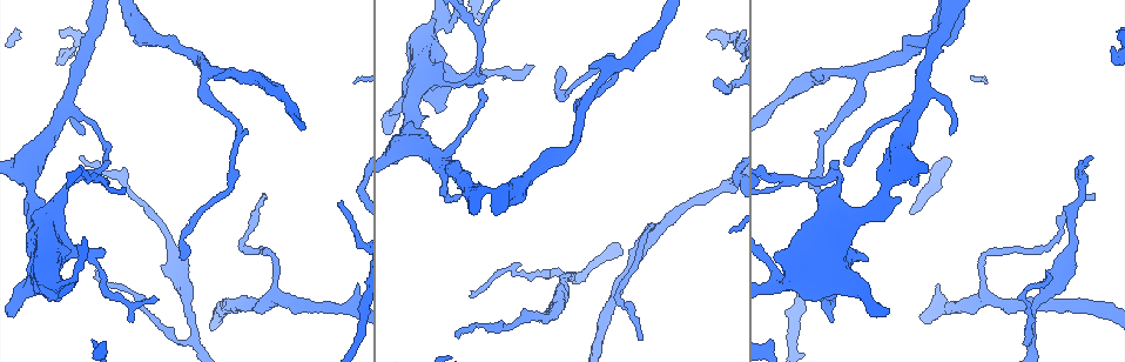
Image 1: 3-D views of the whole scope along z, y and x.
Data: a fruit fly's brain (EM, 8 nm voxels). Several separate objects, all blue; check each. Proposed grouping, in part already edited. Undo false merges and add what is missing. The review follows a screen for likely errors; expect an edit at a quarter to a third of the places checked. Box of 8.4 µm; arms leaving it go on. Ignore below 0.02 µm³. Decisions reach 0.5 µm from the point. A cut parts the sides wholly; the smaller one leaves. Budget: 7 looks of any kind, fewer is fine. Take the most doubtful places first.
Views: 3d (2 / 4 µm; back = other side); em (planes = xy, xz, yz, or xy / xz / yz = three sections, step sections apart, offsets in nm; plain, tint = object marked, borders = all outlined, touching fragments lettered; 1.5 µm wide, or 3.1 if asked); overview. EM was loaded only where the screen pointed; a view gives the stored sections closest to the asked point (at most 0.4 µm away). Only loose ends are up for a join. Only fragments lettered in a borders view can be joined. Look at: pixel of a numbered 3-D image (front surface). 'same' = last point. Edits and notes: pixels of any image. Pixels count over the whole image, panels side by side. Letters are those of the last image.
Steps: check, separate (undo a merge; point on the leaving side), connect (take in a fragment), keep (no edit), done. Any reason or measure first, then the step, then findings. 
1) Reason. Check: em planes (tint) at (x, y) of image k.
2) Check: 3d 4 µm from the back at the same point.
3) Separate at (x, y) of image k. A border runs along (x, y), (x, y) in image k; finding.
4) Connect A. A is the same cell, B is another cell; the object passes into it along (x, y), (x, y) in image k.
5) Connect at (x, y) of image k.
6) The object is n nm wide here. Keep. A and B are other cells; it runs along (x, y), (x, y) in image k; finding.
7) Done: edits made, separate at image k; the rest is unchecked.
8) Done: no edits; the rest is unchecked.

A fork. Check: 3d 4 µm from the back at (105, 182) of image 1.

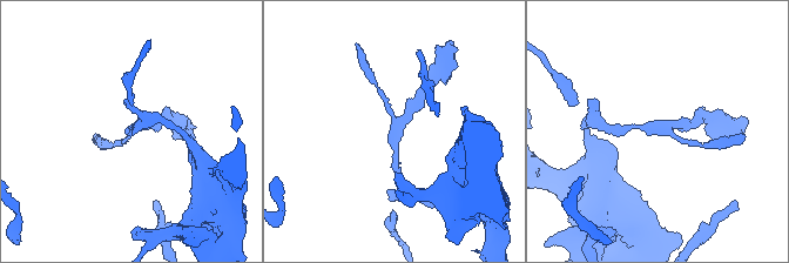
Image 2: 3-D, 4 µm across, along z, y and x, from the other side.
3 arms meet here. Check: em yz step 8 (tint) at (126, 131) of image 2.

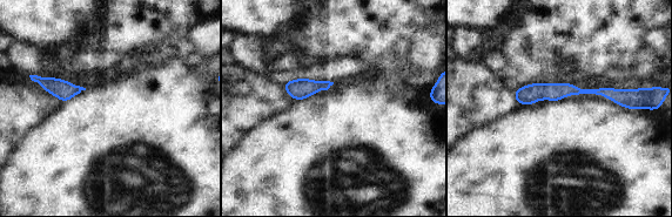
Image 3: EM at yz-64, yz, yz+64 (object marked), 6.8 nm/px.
Check: em xz step 4 (borders) at the same point.

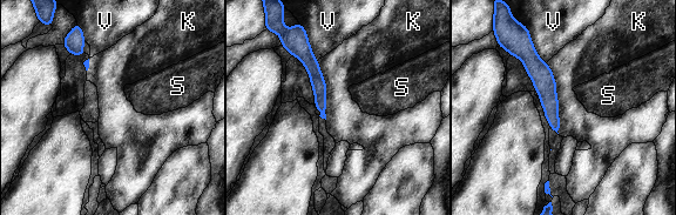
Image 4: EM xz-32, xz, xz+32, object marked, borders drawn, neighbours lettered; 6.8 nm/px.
The object is 50 nm wide here. Keep. K, S and V are other cells; a border runs along (546, 64), (555, 82), (559, 133) in image 4; continuous, no second neuron.

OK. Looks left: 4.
An open end. Check: 3d 2 µm at (718, 82) of image 1.

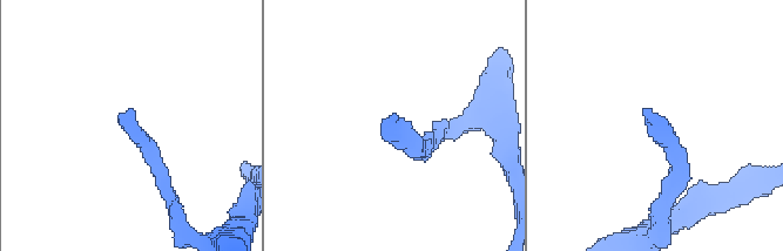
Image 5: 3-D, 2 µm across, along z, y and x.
Check: em xz step 4 (tint) at (392, 122) of image 5.

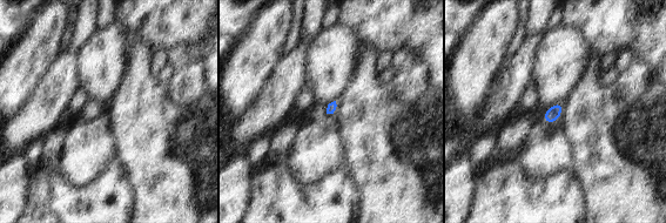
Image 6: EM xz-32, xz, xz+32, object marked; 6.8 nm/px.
Check: em planes (borders) at the same point.

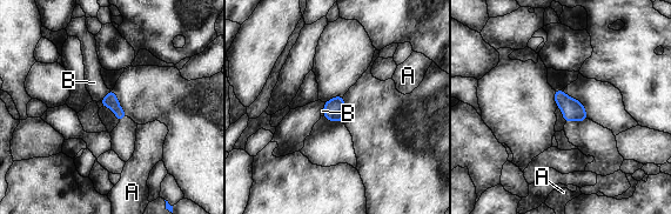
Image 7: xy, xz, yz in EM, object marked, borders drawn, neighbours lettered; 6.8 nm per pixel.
The object is 100 nm wide here. Connect B. B is the same cell, A is another cell; the object passes into it along (111, 100), (106, 95), (94, 82) in image 7; the neuron continues.

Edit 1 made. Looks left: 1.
Done: edits made, connect at image 7; the rest is unchecked.

